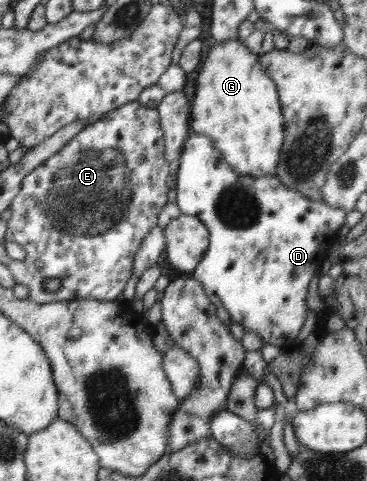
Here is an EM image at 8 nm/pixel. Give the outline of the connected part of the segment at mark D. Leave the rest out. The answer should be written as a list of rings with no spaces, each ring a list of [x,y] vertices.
[[[189,134],[180,154],[176,180],[175,203],[181,213],[199,218],[209,230],[207,252],[190,276],[200,282],[216,307],[225,308],[233,322],[239,322],[245,334],[257,334],[264,344],[284,349],[296,346],[295,339],[307,318],[305,298],[309,283],[339,242],[337,234],[345,224],[345,210],[331,209],[331,206],[310,200],[297,190],[289,190],[274,174],[237,174],[214,147],[213,139],[205,134]]]

